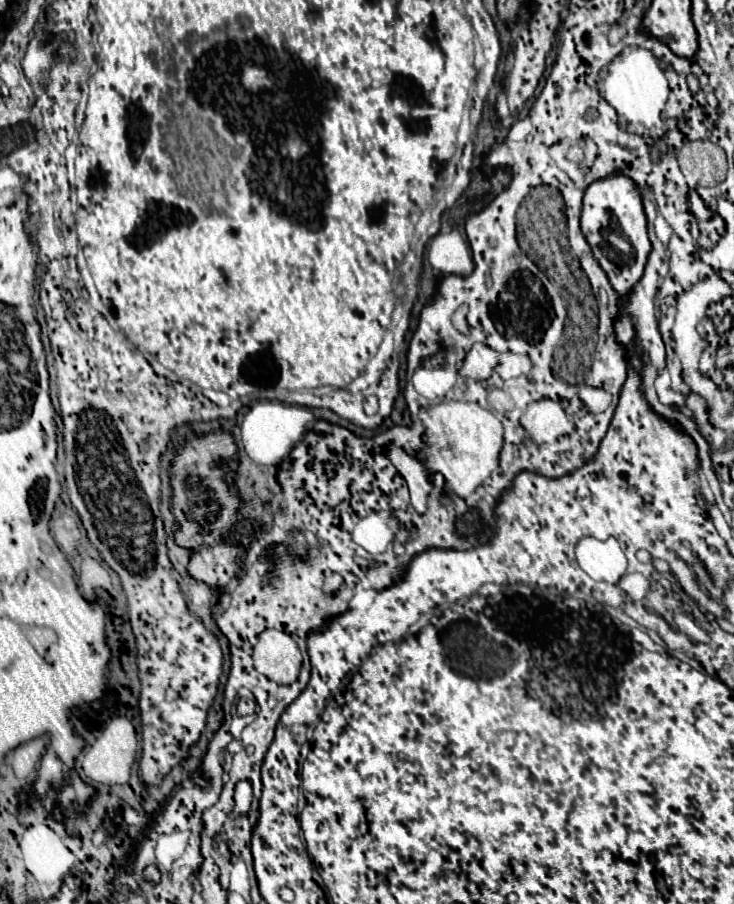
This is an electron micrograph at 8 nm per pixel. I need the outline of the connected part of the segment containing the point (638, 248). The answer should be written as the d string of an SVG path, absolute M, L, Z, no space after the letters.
M614 174L610 178L592 182L584 194L580 224L588 244L592 246L594 258L600 262L602 270L606 272L614 292L622 300L626 300L630 290L640 282L644 274L646 258L652 250L652 244L648 240L640 190L630 178L622 174Z

